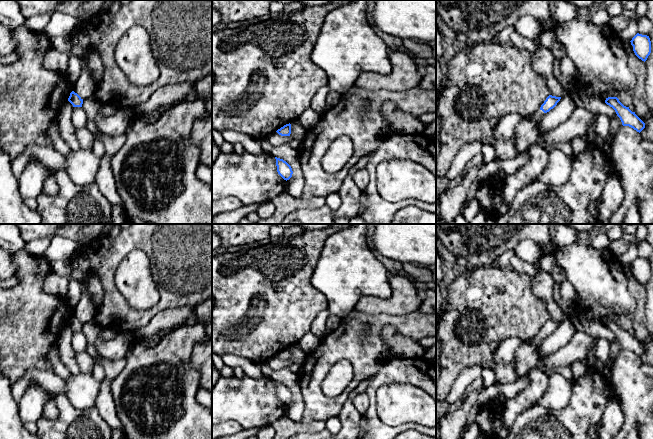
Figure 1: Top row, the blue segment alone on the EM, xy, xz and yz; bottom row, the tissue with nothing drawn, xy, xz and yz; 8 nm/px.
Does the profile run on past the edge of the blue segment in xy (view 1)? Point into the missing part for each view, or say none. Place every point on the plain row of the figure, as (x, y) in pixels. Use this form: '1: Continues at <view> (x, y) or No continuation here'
1: No continuation here

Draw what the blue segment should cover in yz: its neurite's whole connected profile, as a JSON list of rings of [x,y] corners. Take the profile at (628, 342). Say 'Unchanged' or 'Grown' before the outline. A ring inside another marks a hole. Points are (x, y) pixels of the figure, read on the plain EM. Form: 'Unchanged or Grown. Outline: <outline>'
Unchanged. Outline: [[[617,321],[606,322],[605,327],[615,334],[623,350],[629,350],[639,357],[645,352],[645,347],[629,331],[624,330]]]

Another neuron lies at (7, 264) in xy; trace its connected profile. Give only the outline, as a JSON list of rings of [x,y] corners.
[[[0,247],[0,279],[8,280],[16,273],[14,253]]]

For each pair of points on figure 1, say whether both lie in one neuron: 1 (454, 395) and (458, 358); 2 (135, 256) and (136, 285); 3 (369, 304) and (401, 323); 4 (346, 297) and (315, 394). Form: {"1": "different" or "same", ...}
{"1": "different", "2": "same", "3": "different", "4": "different"}

